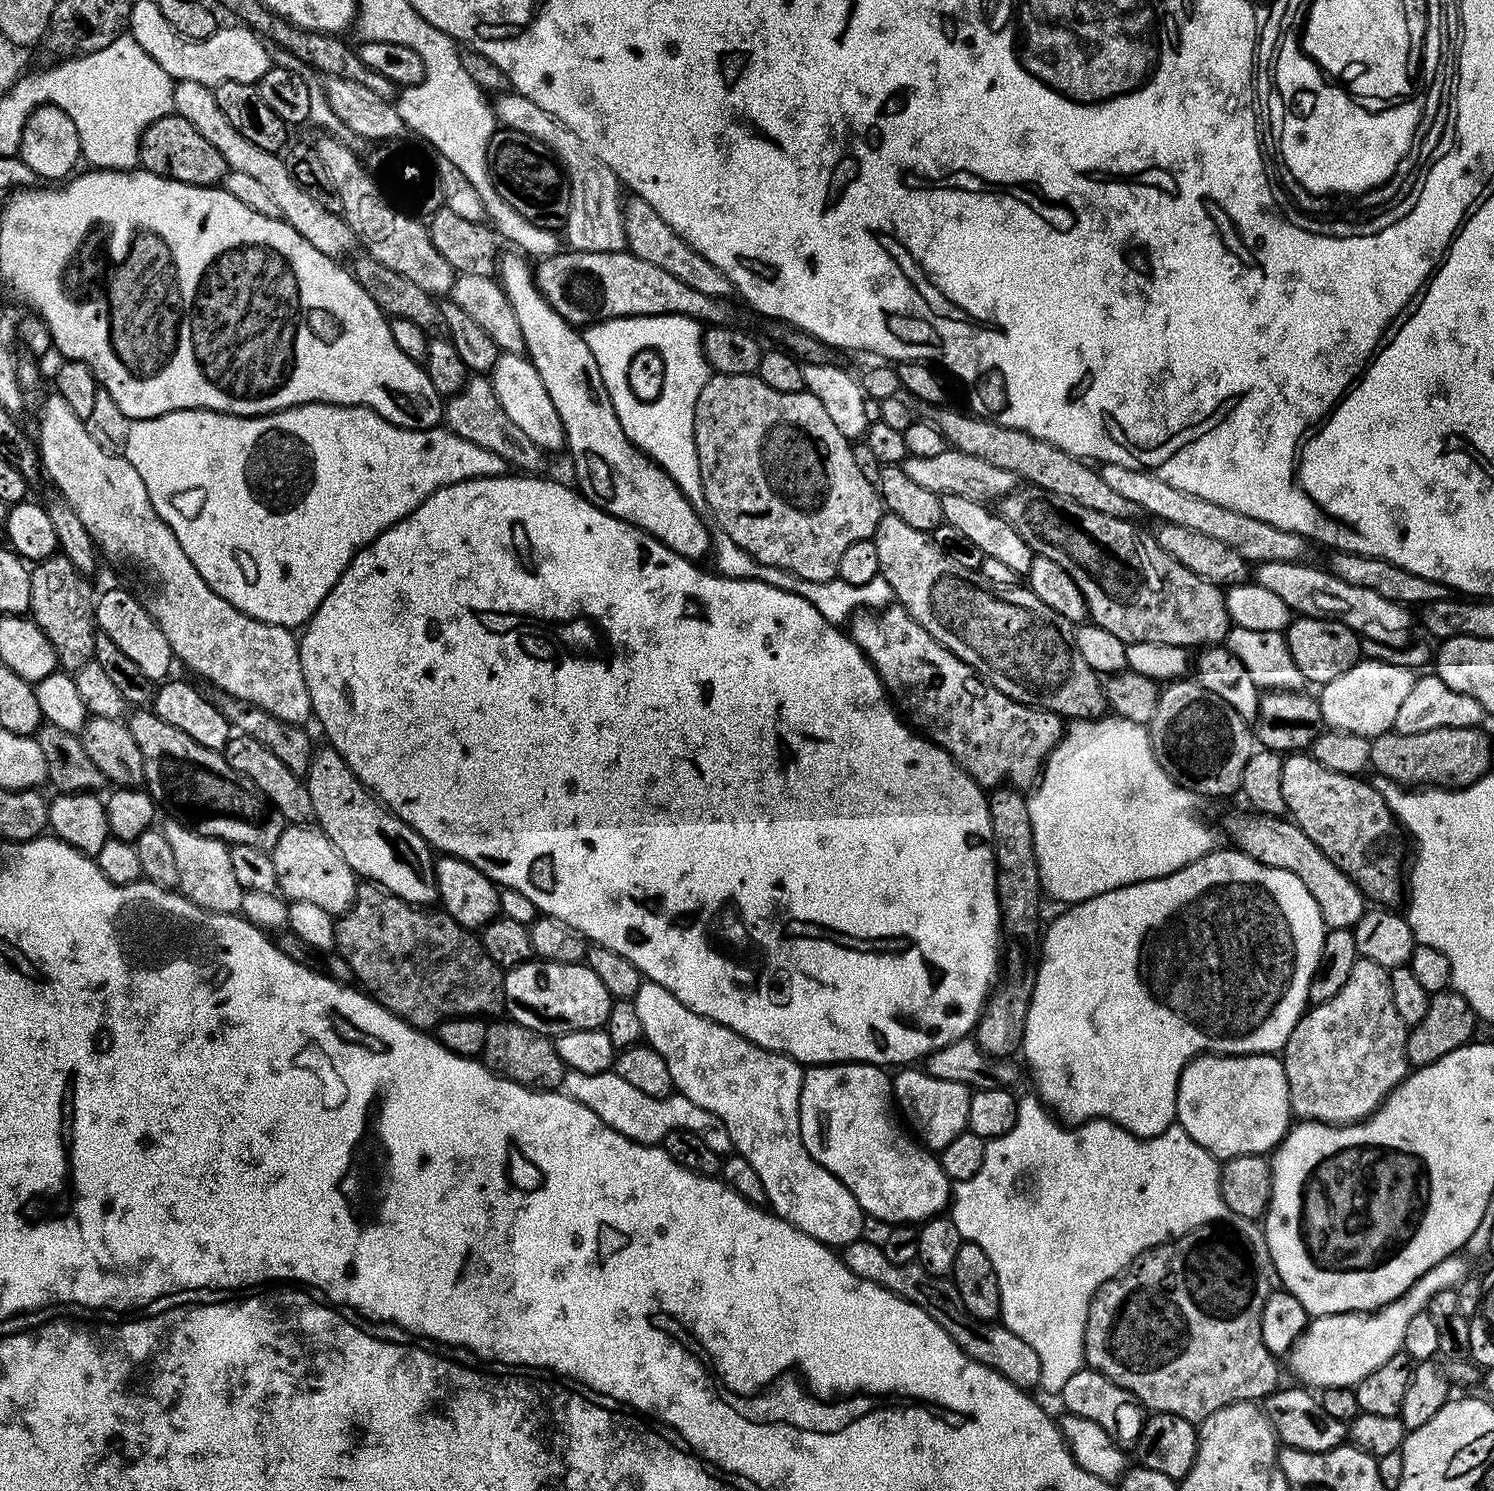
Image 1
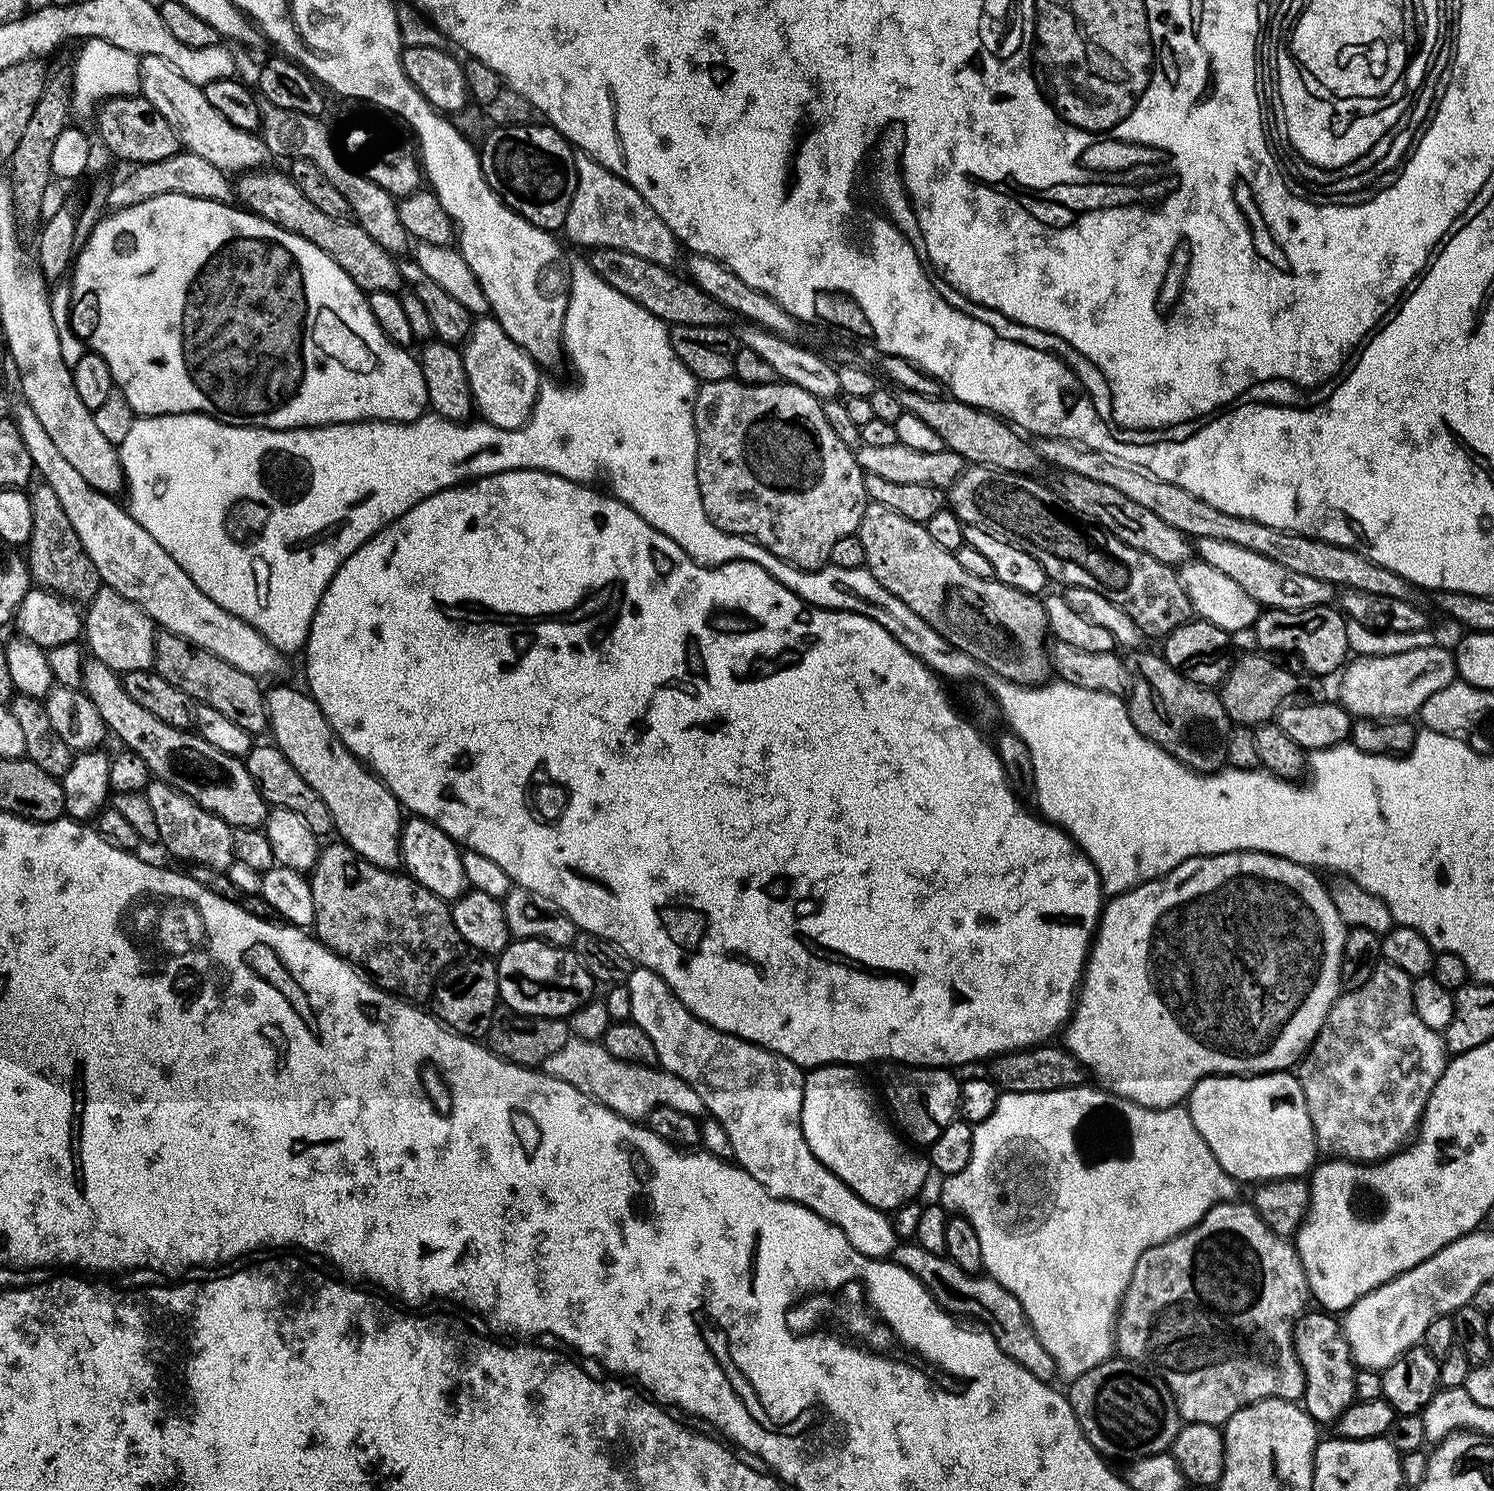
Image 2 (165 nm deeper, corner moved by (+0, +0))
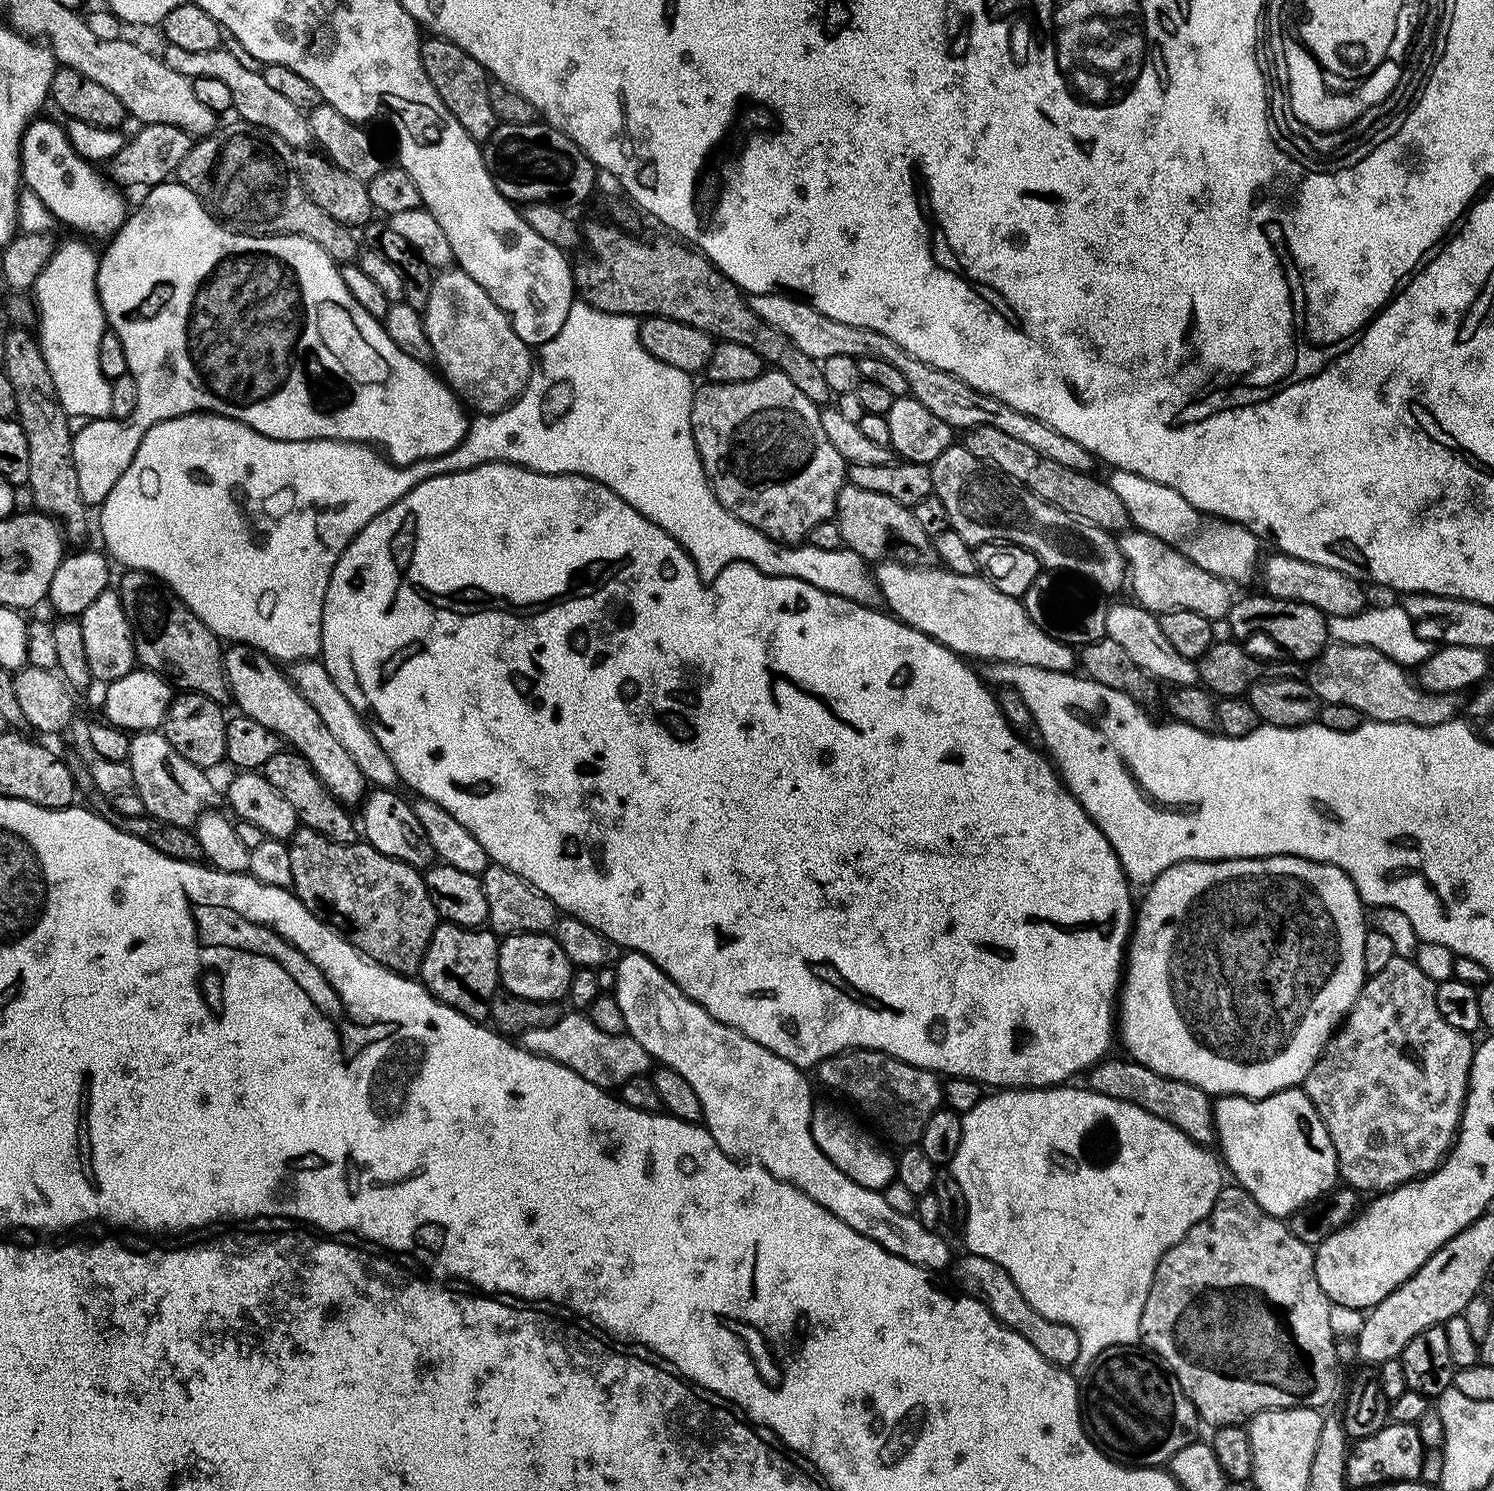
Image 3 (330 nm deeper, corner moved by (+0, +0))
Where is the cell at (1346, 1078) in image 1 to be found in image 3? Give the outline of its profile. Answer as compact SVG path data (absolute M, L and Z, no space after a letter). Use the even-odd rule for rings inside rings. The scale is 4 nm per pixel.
M1406 956L1390 958L1390 963L1378 974L1368 976L1360 987L1358 998L1352 1003L1352 1009L1344 1017L1339 1028L1328 1039L1328 1045L1324 1053L1314 1062L1310 1074L1306 1074L1303 1082L1304 1093L1310 1098L1314 1110L1322 1118L1326 1130L1330 1134L1330 1142L1334 1142L1336 1151L1336 1167L1341 1181L1349 1188L1355 1188L1361 1194L1379 1194L1390 1192L1399 1184L1408 1184L1412 1180L1418 1180L1421 1176L1439 1168L1444 1163L1445 1156L1453 1147L1457 1132L1460 1131L1460 1119L1464 1113L1464 1100L1468 1097L1468 1075L1472 1069L1472 1054L1474 1040L1469 1033L1454 1030L1454 1026L1446 1023L1446 1018L1438 1014L1438 1002L1436 1001L1436 983L1422 970L1418 970L1415 959Z

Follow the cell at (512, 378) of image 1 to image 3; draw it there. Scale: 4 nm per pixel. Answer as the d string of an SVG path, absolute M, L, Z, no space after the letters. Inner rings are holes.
M449 266L437 271L422 315L435 367L444 383L469 409L477 408L475 411L480 414L501 412L519 398L532 373L533 349L522 342L518 334L514 334L508 315L492 301L486 290L482 290L482 286L478 286L478 282L474 282L474 278L470 278L470 274L463 272L459 266Z

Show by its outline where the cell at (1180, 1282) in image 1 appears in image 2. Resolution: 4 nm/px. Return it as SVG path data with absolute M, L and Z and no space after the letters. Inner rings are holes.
M1234 1199L1216 1204L1190 1230L1143 1252L1138 1258L1138 1266L1134 1266L1134 1274L1126 1286L1126 1294L1122 1298L1120 1310L1116 1314L1115 1351L1123 1359L1132 1360L1135 1364L1143 1364L1159 1374L1174 1394L1181 1421L1189 1424L1206 1422L1222 1426L1230 1417L1238 1414L1238 1410L1259 1400L1278 1398L1296 1402L1304 1394L1304 1371L1302 1362L1298 1362L1298 1354L1294 1350L1292 1330L1296 1321L1304 1315L1310 1304L1306 1270L1302 1270L1302 1262L1296 1253L1295 1243L1291 1239L1275 1236L1270 1230L1270 1226L1266 1226L1266 1222L1262 1222L1262 1218L1251 1203L1240 1203L1239 1199Z

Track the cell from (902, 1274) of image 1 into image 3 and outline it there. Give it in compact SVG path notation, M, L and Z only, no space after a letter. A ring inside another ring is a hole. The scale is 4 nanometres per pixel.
M968 1252L964 1256L957 1255L951 1265L950 1273L956 1279L955 1287L965 1296L972 1296L978 1302L982 1302L994 1314L996 1320L1000 1320L1010 1330L1022 1334L1046 1362L1050 1362L1059 1368L1071 1369L1072 1363L1078 1358L1078 1334L1070 1326L1062 1326L1062 1322L1050 1322L1050 1318L1042 1318L1026 1298L1022 1298L1022 1290L1014 1286L1014 1278L998 1266L998 1262L990 1262L990 1258L982 1258L978 1254Z

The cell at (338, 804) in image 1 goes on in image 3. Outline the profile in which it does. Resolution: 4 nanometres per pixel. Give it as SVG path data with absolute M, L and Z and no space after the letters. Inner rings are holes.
M233 643L224 653L224 673L228 679L228 690L231 699L241 713L254 722L262 722L266 730L274 730L280 735L281 741L291 751L300 753L306 762L318 774L320 781L330 790L330 794L345 806L359 805L363 801L370 785L364 779L362 770L350 758L350 753L338 743L338 738L330 734L330 729L318 718L314 706L298 694L279 663L273 662L263 655L259 648L252 648L248 644Z

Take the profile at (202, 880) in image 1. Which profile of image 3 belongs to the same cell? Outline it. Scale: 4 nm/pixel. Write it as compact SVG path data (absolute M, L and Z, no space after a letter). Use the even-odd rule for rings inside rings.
M163 731L135 733L130 739L127 762L130 770L134 770L134 791L138 794L138 798L142 798L145 813L164 824L191 829L205 812L215 809L219 805L216 804L219 800L221 803L221 789L220 792L216 789L215 782L208 777L211 775L205 769L194 766L194 762L182 758L182 754L178 754L178 750L174 750L174 746L166 742Z

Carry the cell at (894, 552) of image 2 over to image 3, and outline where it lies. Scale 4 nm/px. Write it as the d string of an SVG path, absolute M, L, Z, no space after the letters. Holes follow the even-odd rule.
M845 483L838 494L835 519L842 530L843 547L857 552L865 562L897 560L899 564L928 566L936 560L933 537L918 526L911 508L886 498L886 494L874 494L874 490Z

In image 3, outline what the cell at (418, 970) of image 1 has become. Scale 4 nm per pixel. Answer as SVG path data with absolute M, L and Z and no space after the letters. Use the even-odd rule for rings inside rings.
M303 826L297 827L296 833L286 843L290 854L291 891L304 903L306 910L310 910L317 920L329 924L369 960L399 976L415 977L422 966L422 958L426 958L430 938L438 923L436 907L434 902L430 902L430 894L426 894L421 869L382 854L367 842L339 844L321 832Z

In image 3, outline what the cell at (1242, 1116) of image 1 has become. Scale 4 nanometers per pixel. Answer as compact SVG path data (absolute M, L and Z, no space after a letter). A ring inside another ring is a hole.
M1303 1087L1283 1088L1261 1100L1251 1100L1248 1096L1221 1096L1214 1104L1214 1118L1218 1148L1224 1151L1222 1160L1227 1171L1229 1168L1236 1175L1235 1183L1247 1190L1254 1202L1270 1215L1287 1218L1337 1187L1334 1142L1330 1142L1330 1134Z

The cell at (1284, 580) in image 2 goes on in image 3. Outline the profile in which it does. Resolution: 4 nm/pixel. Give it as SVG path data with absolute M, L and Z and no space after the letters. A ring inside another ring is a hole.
M1121 468L1109 471L1106 482L1128 511L1128 519L1139 531L1150 534L1162 542L1166 542L1178 554L1182 554L1194 566L1202 566L1210 574L1233 585L1257 575L1258 565L1262 560L1262 541L1248 528L1236 524L1233 520L1221 520L1218 516L1210 516L1200 512L1178 490L1170 490L1170 486L1162 486L1150 478L1142 478L1133 472Z

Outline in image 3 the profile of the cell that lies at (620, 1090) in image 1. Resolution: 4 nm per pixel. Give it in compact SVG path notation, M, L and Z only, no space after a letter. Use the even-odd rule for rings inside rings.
M576 1010L569 1011L558 1022L554 1022L554 1026L526 1030L518 1037L518 1043L528 1052L550 1058L574 1070L574 1074L582 1074L586 1082L594 1082L594 1086L605 1090L619 1089L630 1078L645 1075L654 1064L647 1050L633 1036L606 1034L606 1030L598 1030L598 1026L590 1022L587 1014Z

